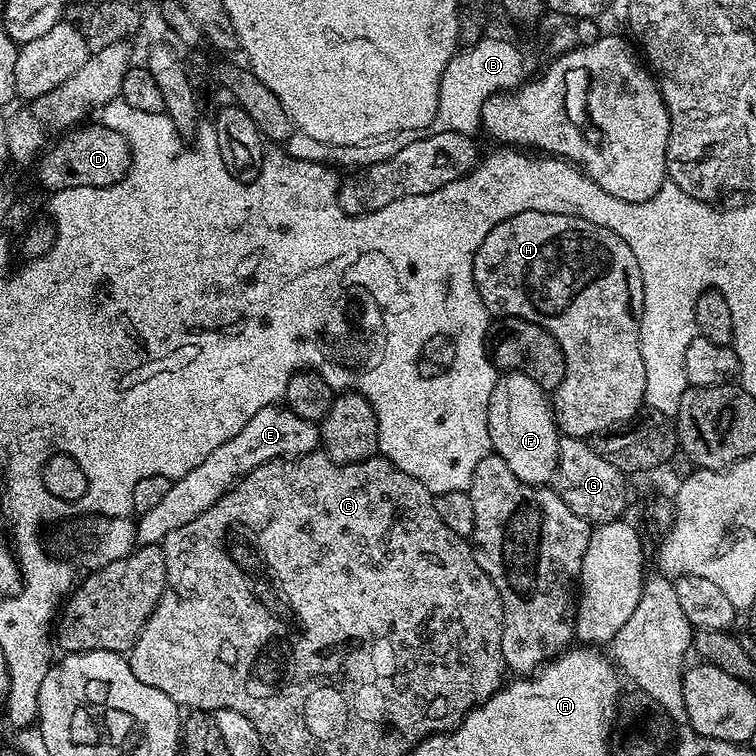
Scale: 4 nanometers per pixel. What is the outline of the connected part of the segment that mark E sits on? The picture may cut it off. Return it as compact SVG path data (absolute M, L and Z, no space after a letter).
M271 404L258 410L258 414L254 414L238 434L222 442L189 474L172 481L169 492L153 508L139 513L135 521L137 541L144 546L159 545L172 530L178 530L214 506L250 470L271 460L299 458L320 447L320 429L313 421L298 418L298 414L280 404Z

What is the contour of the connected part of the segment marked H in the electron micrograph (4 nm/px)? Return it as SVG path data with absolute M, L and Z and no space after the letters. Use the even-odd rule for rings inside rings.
M526 210L522 214L514 214L514 218L499 220L492 227L490 234L478 246L474 254L474 282L482 302L489 313L496 318L525 320L542 326L562 346L562 354L566 358L566 374L562 382L551 393L550 403L552 415L556 417L556 427L564 436L587 438L595 432L606 432L623 426L645 407L646 366L642 366L642 346L640 345L640 315L644 309L644 291L642 290L642 274L638 270L638 258L634 258L634 250L618 238L606 226L594 226L594 222L586 222L586 218L578 218L570 214L550 214L538 210Z

